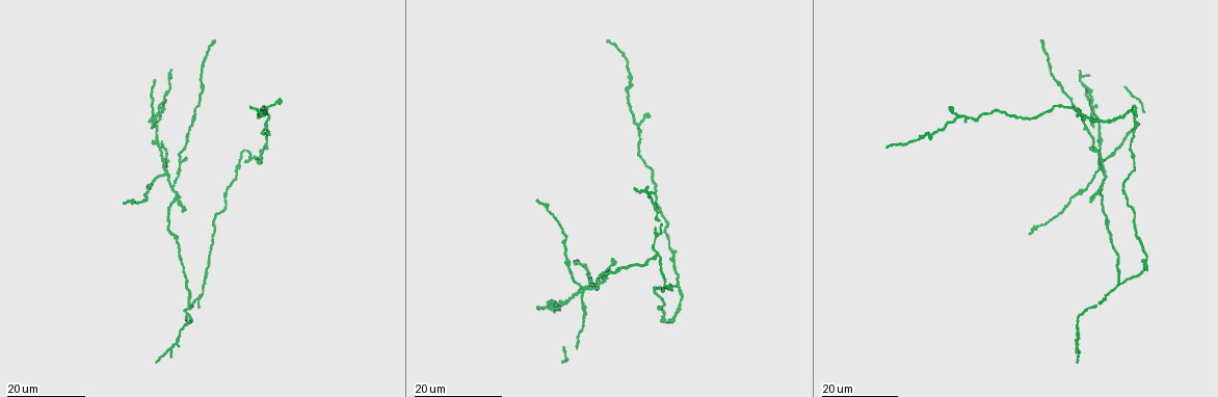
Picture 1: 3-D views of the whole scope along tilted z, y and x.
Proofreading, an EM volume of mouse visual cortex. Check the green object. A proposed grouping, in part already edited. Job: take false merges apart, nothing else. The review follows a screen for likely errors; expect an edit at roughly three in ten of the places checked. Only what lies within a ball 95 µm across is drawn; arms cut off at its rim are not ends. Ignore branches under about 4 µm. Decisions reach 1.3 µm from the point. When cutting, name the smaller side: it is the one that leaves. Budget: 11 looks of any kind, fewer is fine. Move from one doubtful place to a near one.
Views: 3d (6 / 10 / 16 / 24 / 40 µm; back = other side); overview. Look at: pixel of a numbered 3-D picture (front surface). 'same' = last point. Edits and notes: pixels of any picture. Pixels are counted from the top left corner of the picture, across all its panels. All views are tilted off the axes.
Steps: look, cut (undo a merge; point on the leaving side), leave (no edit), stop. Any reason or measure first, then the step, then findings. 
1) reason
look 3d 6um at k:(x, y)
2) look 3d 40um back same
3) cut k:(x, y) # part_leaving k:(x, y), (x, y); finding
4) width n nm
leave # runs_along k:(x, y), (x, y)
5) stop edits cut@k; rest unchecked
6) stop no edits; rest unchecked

looks like a crossing
look 3d 16um at 1:(551, 308)

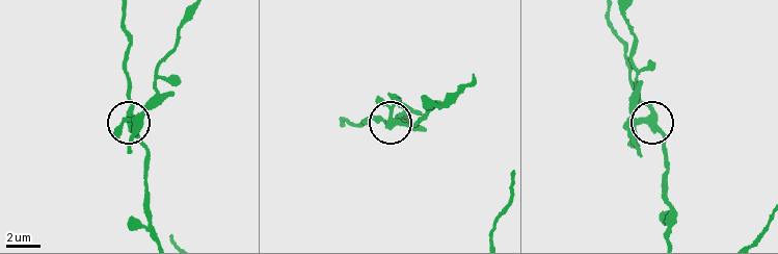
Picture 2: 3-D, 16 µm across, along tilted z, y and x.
look 3d 10um at 2:(647, 117)

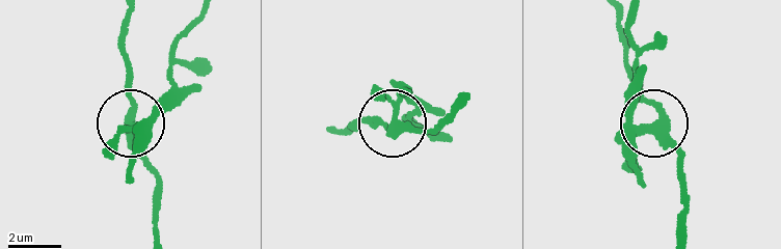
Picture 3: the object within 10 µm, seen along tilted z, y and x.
arms 4
cut 3:(163, 93) # a second neuron is stuck on

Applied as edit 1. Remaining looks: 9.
calibre changes
look 3d 16um at 1:(1098, 133)

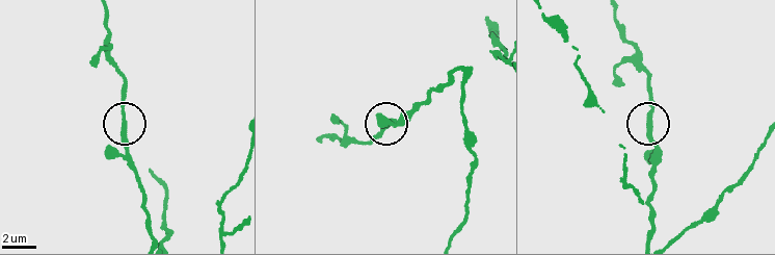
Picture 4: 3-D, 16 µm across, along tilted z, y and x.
look 3d 6um at 4:(124, 129)

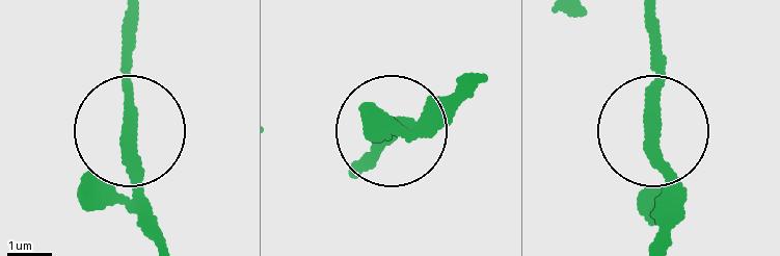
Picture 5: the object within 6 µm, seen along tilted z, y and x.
leave # runs_along 5:(662, 245), (666, 170), (649, 123), (649, 18); one neuron here

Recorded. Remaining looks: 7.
sudden change in width
look 3d 24um at 1:(193, 125)

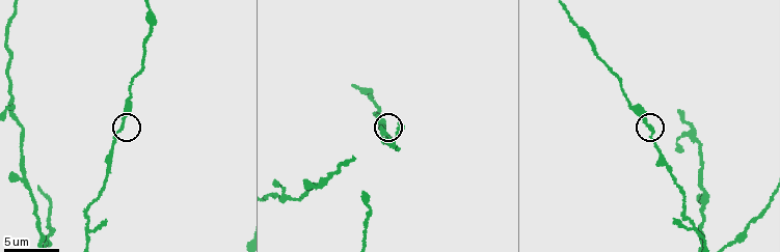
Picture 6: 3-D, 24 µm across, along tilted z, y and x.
look 3d 10um at 6:(122, 126)

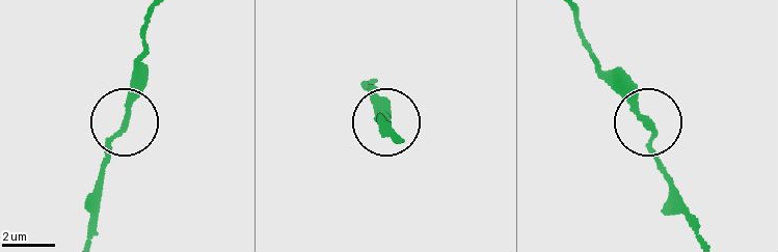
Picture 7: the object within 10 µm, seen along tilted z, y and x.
leave # runs_along 7:(696, 232), (647, 127), (598, 73); continuous, no second neuron

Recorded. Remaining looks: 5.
branch point
look 3d 24um at 1:(167, 175)

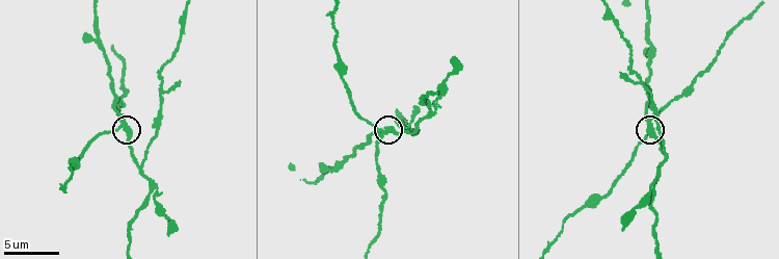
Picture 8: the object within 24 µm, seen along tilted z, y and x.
zoom in
look 3d 6um at 8:(379, 131)

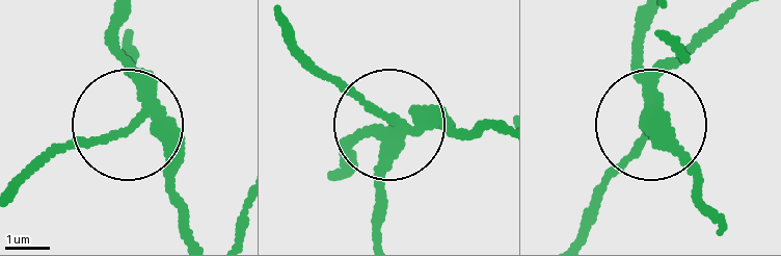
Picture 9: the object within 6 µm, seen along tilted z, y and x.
cut 9:(110, 138) # part_leaving 9:(151, 90), (17, 195); a second neuron is stuck on

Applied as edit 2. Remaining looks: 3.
three arms meet
look 3d 24um at 1:(194, 301)

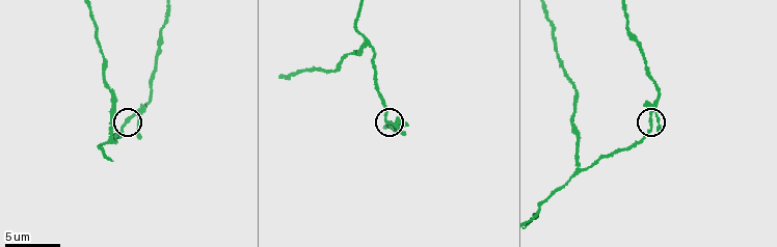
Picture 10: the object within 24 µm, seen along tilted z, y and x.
look 3d 10um at 10:(650, 117)

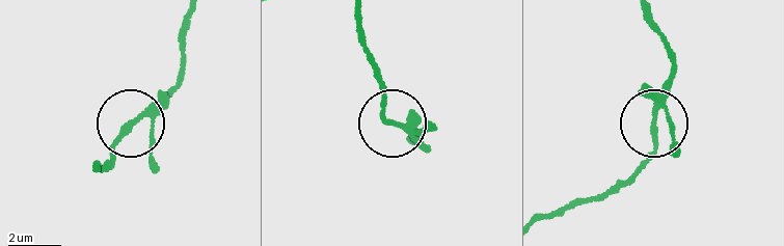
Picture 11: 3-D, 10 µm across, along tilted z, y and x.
leave # runs_along 11:(646, 15), (672, 73), (656, 114), (655, 153), (628, 186); one neuron here

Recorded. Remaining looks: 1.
stop edits cut@3, cut@9; rest unchecked

